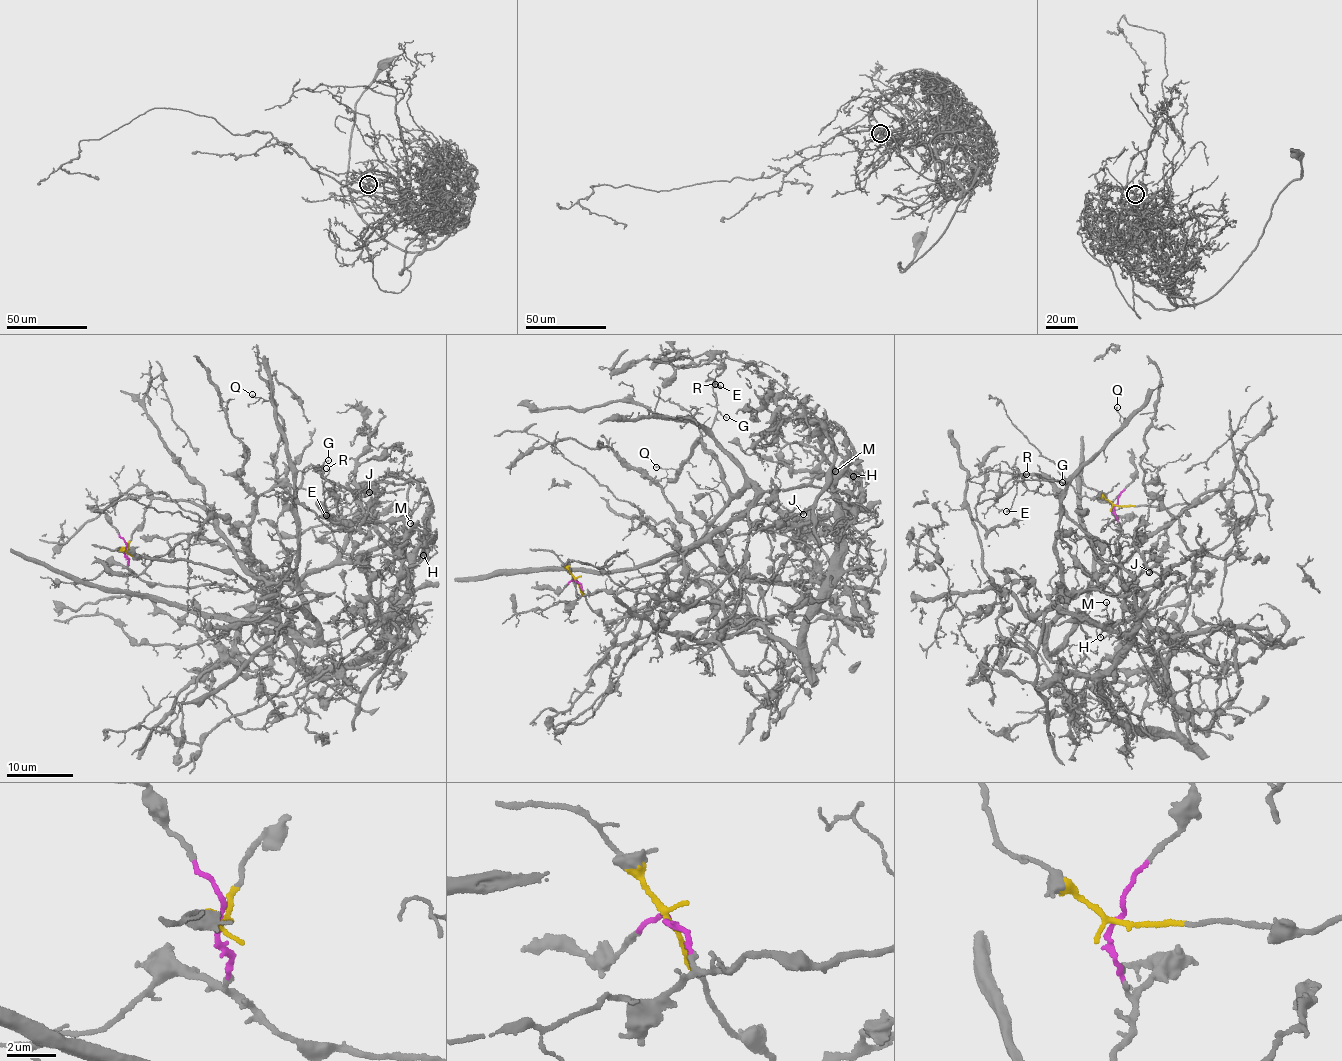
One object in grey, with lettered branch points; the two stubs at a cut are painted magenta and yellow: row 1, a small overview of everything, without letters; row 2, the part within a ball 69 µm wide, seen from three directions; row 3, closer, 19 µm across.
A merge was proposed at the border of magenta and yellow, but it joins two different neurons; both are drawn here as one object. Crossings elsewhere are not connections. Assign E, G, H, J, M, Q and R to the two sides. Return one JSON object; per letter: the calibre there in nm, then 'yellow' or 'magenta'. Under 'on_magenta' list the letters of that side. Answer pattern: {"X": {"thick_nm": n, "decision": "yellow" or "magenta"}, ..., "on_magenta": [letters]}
{"E": {"thick_nm": 140, "decision": "yellow"}, "G": {"thick_nm": 90, "decision": "yellow"}, "H": {"thick_nm": 140, "decision": "magenta"}, "J": {"thick_nm": 120, "decision": "magenta"}, "M": {"thick_nm": 80, "decision": "magenta"}, "Q": {"thick_nm": 120, "decision": "yellow"}, "R": {"thick_nm": 100, "decision": "yellow"}, "on_magenta": ["H", "J", "M"]}

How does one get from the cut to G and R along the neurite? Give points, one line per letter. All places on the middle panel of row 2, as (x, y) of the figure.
G: (576, 582), (586, 604), (617, 635), (669, 567), (696, 546), (728, 498), (700, 438), (718, 412), (727, 417)
R: (576, 582), (586, 604), (617, 635), (669, 567), (696, 546), (728, 493), (701, 439), (718, 410), (715, 384)

